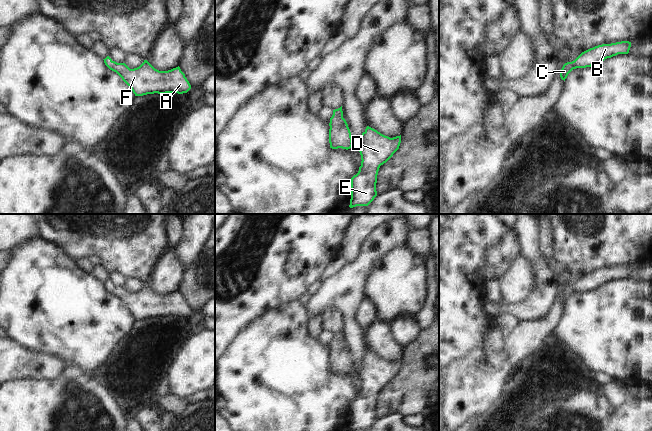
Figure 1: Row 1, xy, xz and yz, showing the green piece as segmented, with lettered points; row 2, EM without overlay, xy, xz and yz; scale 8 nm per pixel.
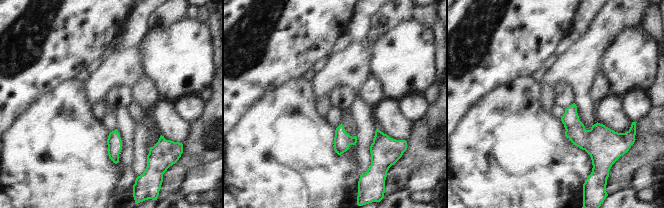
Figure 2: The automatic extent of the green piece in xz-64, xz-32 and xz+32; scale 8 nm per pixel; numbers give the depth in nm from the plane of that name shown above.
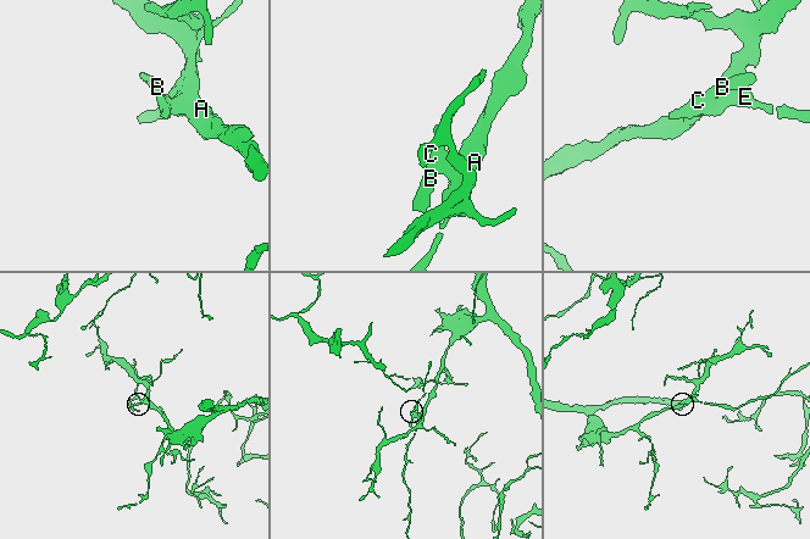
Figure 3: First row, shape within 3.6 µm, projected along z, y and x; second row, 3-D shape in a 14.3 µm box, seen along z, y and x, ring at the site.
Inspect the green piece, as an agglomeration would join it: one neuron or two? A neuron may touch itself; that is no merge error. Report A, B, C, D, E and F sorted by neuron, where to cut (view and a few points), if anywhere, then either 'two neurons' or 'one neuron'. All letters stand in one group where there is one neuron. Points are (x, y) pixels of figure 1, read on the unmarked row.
A B C D E F; no cut; one neuron

